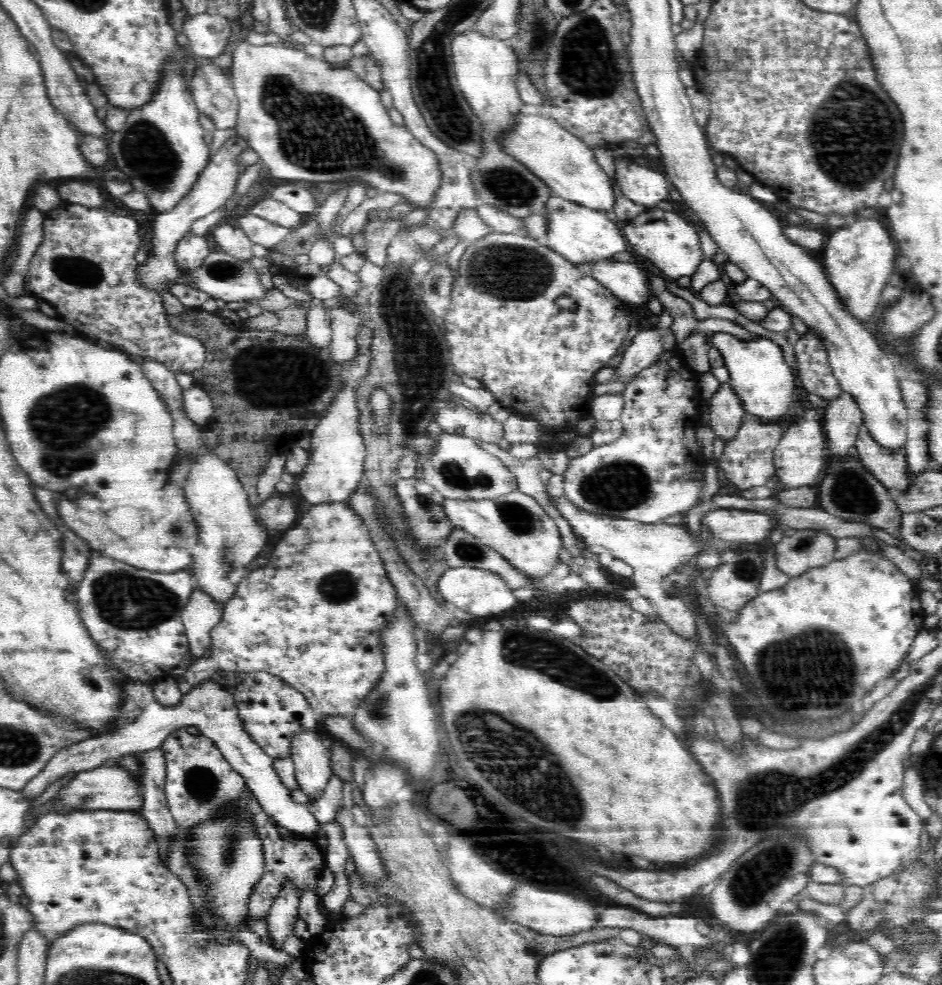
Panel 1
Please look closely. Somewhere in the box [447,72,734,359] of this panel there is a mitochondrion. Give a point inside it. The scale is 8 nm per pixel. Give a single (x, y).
(508, 271)

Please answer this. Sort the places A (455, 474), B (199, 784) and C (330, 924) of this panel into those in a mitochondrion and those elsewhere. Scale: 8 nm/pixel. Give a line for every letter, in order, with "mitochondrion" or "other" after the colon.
A: mitochondrion
B: mitochondrion
C: other

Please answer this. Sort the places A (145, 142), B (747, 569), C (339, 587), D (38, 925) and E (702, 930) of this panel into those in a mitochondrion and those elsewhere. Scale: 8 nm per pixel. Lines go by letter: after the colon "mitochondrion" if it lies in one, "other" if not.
A: mitochondrion
B: mitochondrion
C: mitochondrion
D: other
E: other

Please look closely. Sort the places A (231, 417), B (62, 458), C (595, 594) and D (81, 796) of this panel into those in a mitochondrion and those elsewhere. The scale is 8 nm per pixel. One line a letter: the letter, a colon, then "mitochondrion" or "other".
A: other
B: mitochondrion
C: other
D: mitochondrion

